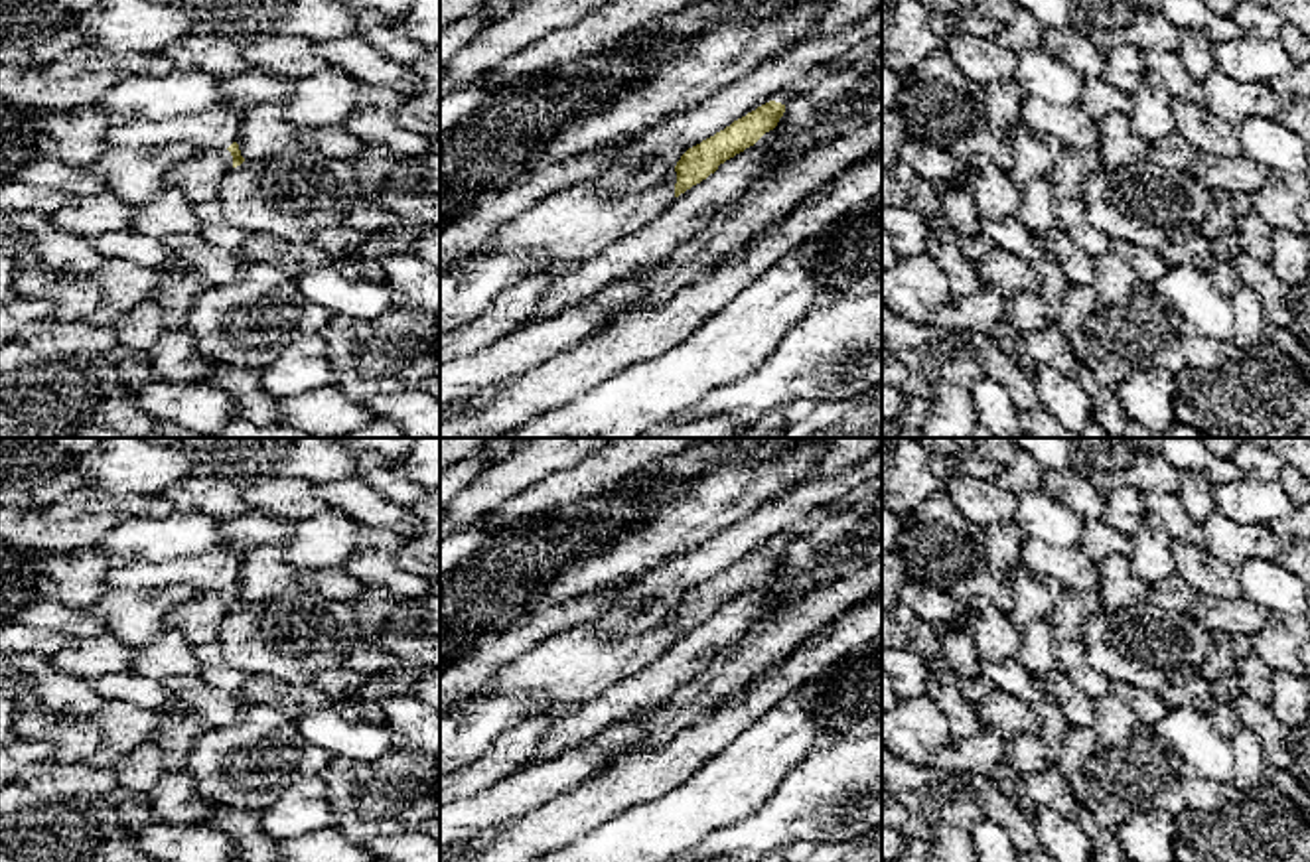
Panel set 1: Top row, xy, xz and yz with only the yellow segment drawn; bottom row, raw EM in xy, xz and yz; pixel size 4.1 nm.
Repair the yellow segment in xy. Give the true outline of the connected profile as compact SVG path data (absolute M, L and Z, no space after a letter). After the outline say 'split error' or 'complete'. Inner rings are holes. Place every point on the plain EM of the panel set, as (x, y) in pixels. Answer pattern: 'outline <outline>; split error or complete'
outline M237 584L229 590L199 594L170 610L164 627L180 631L195 647L215 645L225 615L243 604Z; split error

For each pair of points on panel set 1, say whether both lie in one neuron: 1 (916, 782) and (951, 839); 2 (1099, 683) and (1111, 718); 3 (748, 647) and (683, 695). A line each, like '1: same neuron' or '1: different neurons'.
1: different neurons
2: different neurons
3: same neuron

